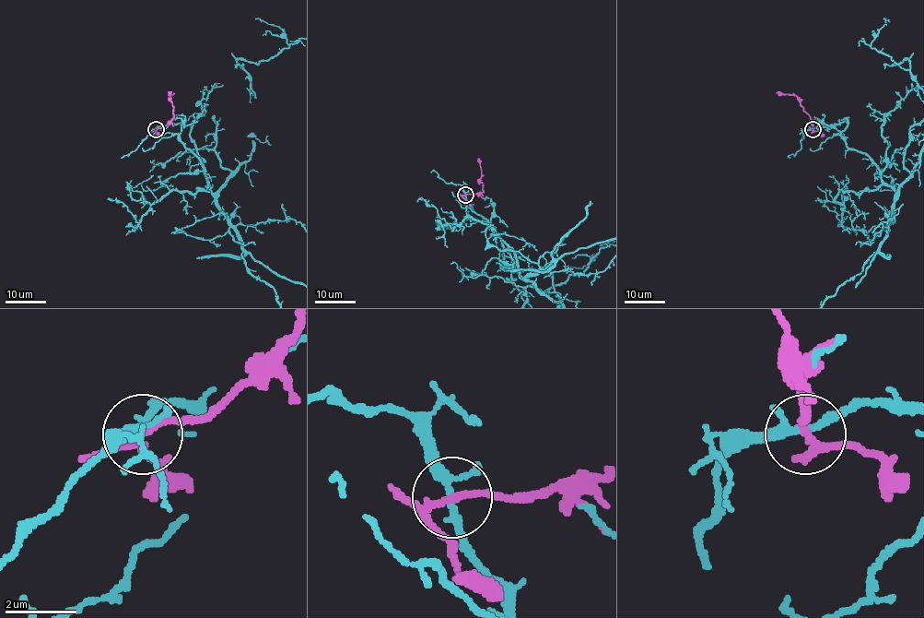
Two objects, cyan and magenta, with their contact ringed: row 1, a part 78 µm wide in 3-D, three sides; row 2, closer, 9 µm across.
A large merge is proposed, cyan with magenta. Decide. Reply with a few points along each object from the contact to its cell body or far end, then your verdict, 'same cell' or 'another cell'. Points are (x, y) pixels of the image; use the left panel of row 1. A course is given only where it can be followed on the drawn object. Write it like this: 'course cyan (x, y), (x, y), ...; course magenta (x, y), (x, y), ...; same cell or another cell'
course magenta (156, 129), (163, 127), (173, 116), (171, 95), (168, 92); another cell

